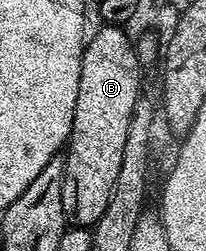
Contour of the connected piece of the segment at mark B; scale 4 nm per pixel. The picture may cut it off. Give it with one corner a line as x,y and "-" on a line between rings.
122,27
99,28
91,32
84,44
82,73
78,77
78,101
74,105
72,132
64,155
62,209
69,224
80,229
91,228
106,213
118,169
122,166
122,149
137,101
142,97
140,74
142,68
133,40

